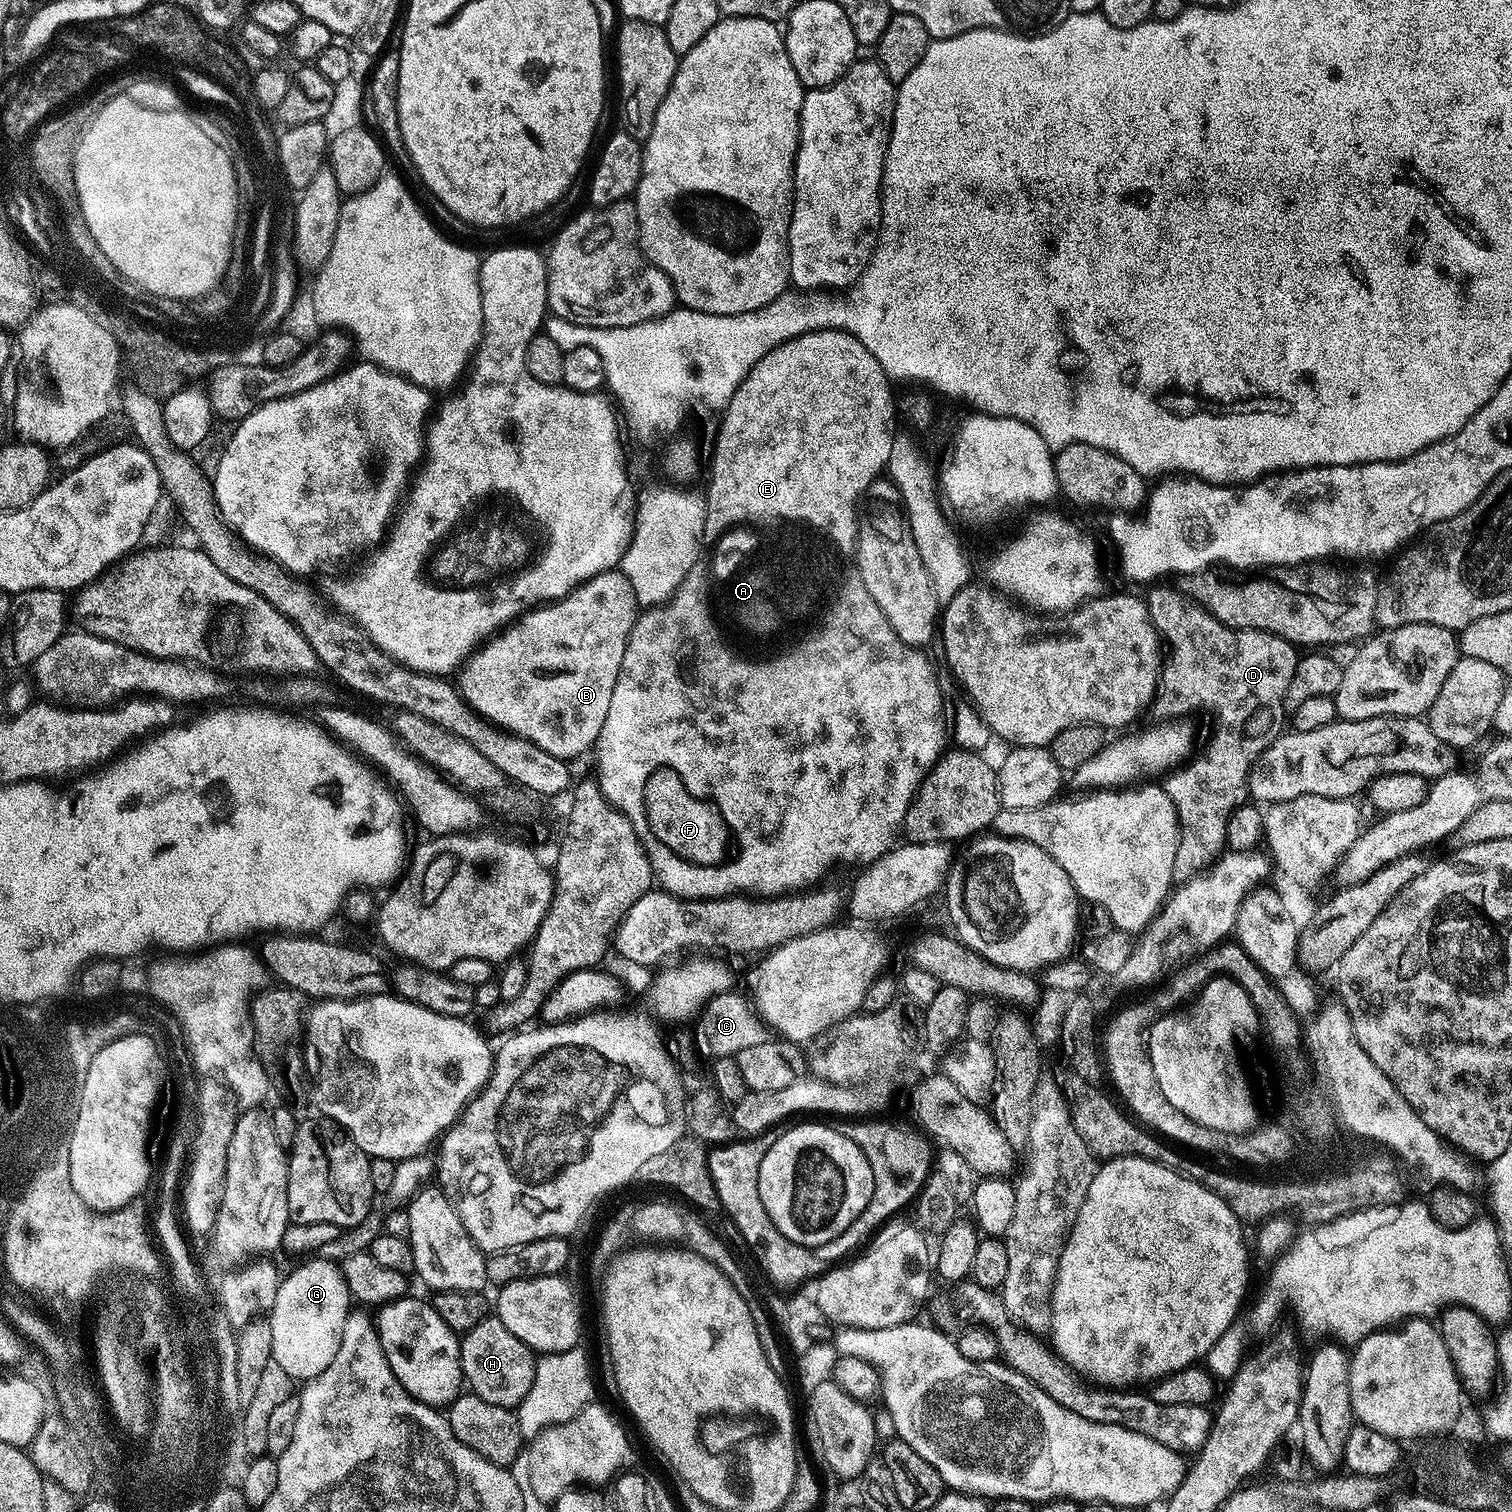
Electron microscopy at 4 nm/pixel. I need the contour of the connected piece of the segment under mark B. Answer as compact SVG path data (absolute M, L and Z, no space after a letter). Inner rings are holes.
M613 570L598 574L594 578L587 580L585 584L579 584L567 596L561 596L557 600L545 602L539 606L529 607L528 611L523 615L517 616L515 620L501 628L491 638L485 639L458 669L458 675L460 675L460 682L458 680L460 697L472 708L473 712L483 717L489 724L508 734L520 736L523 740L534 742L534 746L546 750L546 754L554 754L558 758L569 762L575 761L575 756L582 755L587 748L589 751L595 745L596 739L600 737L602 726L606 722L606 714L610 714L610 698L614 694L614 682L618 682L618 670L622 670L622 654L626 654L626 646L628 645L632 628L636 625L637 615L636 595L628 579L624 577L623 572Z

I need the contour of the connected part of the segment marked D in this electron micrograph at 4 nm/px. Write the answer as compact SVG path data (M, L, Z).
M1164 586L1149 587L1148 596L1146 595L1148 616L1167 648L1160 666L1160 681L1156 683L1154 708L1160 712L1169 712L1172 716L1184 716L1195 708L1205 708L1212 712L1212 737L1209 738L1208 745L1183 766L1169 771L1166 776L1168 781L1163 781L1162 784L1164 793L1176 807L1176 820L1180 824L1180 845L1174 860L1174 877L1183 882L1196 873L1203 872L1207 865L1225 851L1226 822L1233 810L1250 796L1248 773L1260 755L1285 731L1284 699L1286 689L1290 687L1290 678L1294 678L1298 648L1274 633L1232 628L1212 616L1179 587L1160 587Z

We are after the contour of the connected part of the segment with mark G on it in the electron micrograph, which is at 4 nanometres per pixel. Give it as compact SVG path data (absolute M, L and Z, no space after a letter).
M324 1258L307 1259L306 1261L310 1261L300 1265L289 1276L287 1273L281 1279L268 1320L270 1330L274 1334L272 1360L278 1362L278 1366L282 1366L282 1370L286 1370L286 1374L290 1374L293 1382L312 1380L318 1374L322 1374L322 1370L326 1370L326 1366L330 1366L330 1362L334 1362L334 1354L338 1354L338 1346L342 1342L342 1326L350 1311L350 1305L348 1305L350 1295L341 1269L331 1259L320 1259Z

